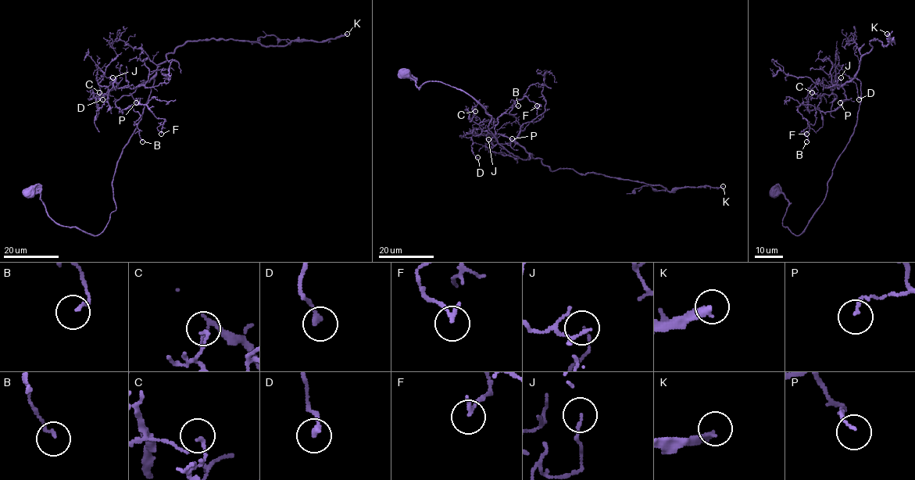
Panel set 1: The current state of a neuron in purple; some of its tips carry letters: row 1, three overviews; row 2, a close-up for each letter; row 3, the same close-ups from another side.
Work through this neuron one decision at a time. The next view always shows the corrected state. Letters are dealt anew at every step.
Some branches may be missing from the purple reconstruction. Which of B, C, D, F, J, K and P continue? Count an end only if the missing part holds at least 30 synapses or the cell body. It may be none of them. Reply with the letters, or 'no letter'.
K

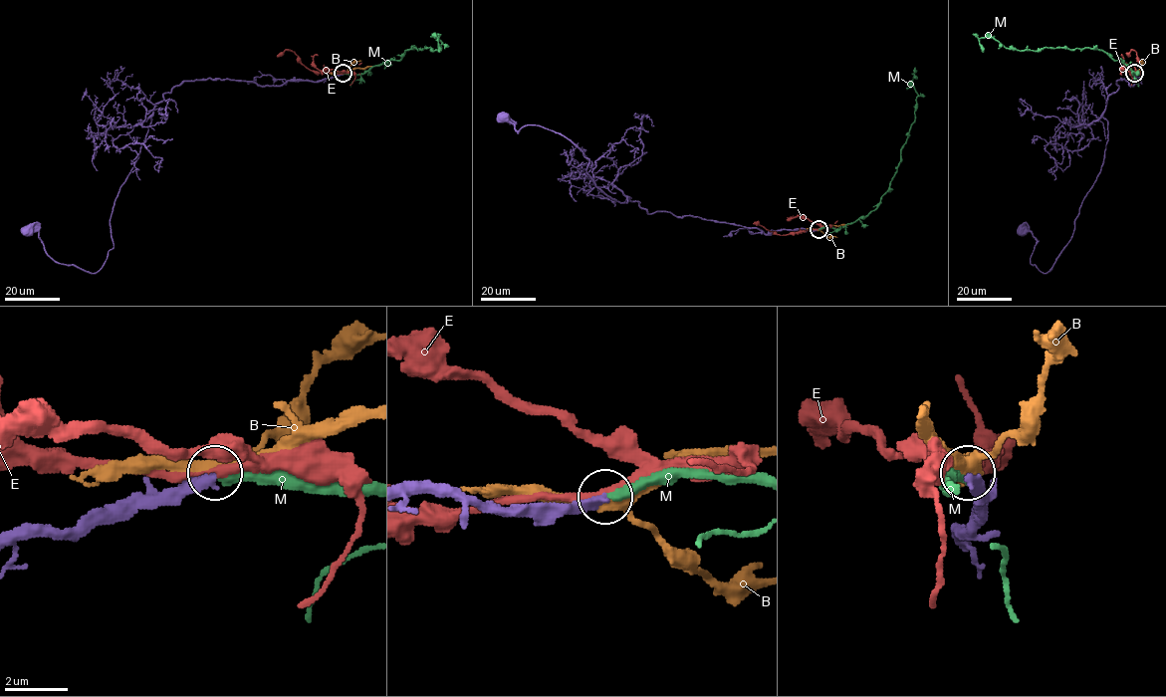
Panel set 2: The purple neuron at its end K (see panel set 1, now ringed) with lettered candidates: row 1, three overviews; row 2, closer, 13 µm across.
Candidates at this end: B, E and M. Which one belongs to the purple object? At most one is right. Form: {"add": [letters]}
{"add": ["M"]}

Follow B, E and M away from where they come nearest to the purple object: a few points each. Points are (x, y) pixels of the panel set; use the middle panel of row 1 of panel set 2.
B: (817, 229), (828, 225), (848, 225)
E: (817, 229), (777, 235), (753, 223)
M: (818, 229), (839, 228), (863, 218), (887, 190), (915, 120), (917, 94), (915, 78)

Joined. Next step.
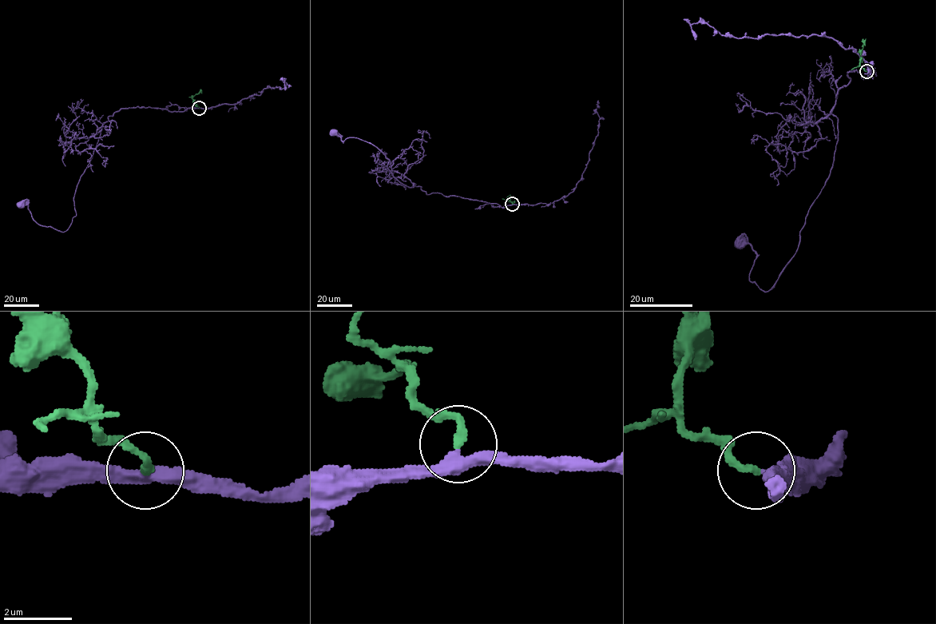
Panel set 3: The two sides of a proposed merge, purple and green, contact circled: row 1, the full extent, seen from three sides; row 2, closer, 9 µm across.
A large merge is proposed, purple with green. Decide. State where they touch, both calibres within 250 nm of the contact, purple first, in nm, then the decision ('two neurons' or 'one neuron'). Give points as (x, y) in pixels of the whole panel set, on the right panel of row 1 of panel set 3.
at (866, 71); 320 nm thick on the purple side, 220 nm on the other; one neuron

